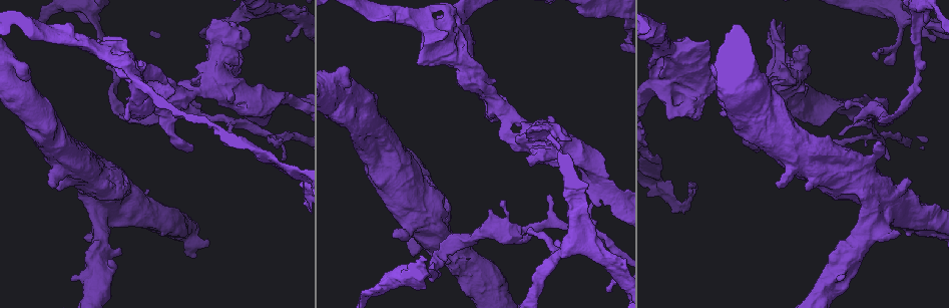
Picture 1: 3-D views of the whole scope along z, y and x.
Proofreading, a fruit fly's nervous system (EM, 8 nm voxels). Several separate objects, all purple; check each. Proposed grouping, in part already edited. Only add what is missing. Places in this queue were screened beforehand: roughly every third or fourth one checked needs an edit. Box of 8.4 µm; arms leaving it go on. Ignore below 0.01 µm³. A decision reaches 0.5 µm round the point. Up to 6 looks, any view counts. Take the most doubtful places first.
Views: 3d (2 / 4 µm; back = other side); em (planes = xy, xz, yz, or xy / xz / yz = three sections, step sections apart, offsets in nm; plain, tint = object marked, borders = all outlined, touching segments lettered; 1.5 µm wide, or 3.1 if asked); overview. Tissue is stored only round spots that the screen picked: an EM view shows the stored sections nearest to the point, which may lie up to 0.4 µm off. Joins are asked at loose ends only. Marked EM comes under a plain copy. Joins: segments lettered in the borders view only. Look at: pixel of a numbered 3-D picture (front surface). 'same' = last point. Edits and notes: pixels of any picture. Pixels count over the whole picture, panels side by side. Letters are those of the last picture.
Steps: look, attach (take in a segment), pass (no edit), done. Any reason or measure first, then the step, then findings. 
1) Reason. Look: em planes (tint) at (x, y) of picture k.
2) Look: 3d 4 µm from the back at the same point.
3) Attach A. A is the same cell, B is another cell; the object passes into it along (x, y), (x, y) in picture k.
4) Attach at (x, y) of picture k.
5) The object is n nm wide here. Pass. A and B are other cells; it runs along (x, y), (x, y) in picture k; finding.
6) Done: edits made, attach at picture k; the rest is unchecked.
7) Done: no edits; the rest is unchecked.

Branch stops here. Look: 3d 2 µm from the back at (56, 183) of picture 1.

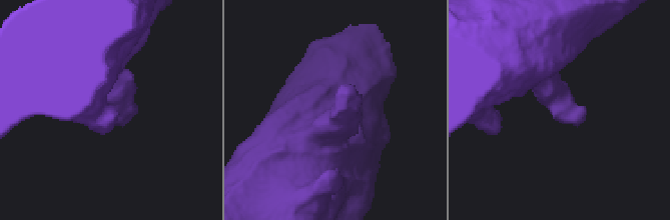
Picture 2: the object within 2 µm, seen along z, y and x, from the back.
Look: em planes (borders) at (118, 119) of picture 2.

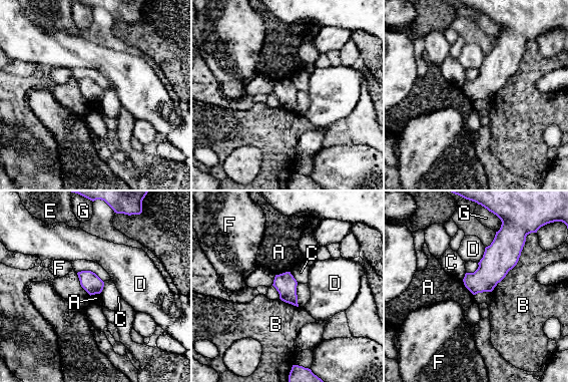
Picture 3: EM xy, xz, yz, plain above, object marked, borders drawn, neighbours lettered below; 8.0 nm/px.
The longest contact is with B, 550 nm. Pass. A, B, C, D, E, F and G are other cells; a border runs along (462, 280), (465, 287), (473, 295) in picture 3; no lettered segment goes on from it.

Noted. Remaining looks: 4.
An open end. Look: 3d 4 µm at (206, 46) of picture 1.

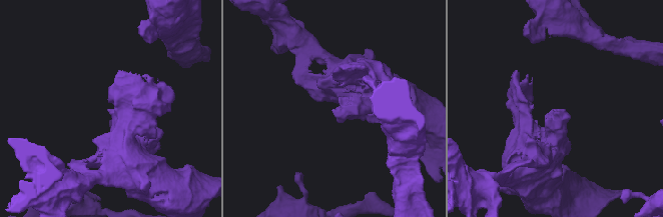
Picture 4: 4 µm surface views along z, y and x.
Look: em planes (borders) at (108, 109) of picture 4.

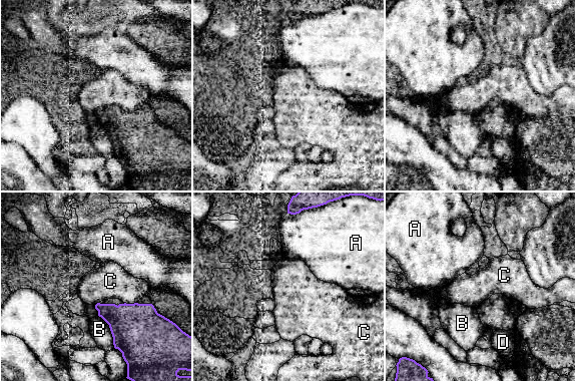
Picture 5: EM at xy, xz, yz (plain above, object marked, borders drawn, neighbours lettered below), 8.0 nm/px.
The longest contact is with B, 300 nm. Pass. A, B, C and D are other cells; no lettered segment goes on from it.

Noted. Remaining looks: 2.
Branch stops here. Look: 3d 2 µm at (269, 164) of picture 1.

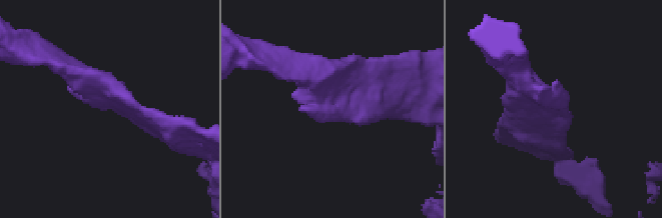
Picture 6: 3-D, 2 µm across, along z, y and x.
Need the tissue. Look: em planes (borders) at (568, 106) of picture 6.

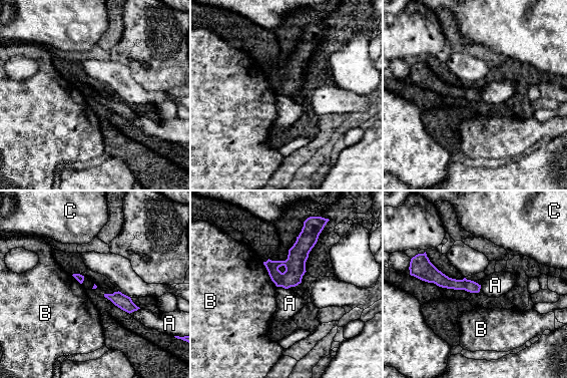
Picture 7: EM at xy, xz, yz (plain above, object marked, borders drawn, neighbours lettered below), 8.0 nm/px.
Pass. A, B and C are other cells; a border runs along (140, 308), (129, 313) in picture 7; none of them fits.

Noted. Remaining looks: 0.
Done: no edits; the rest is unchecked.

